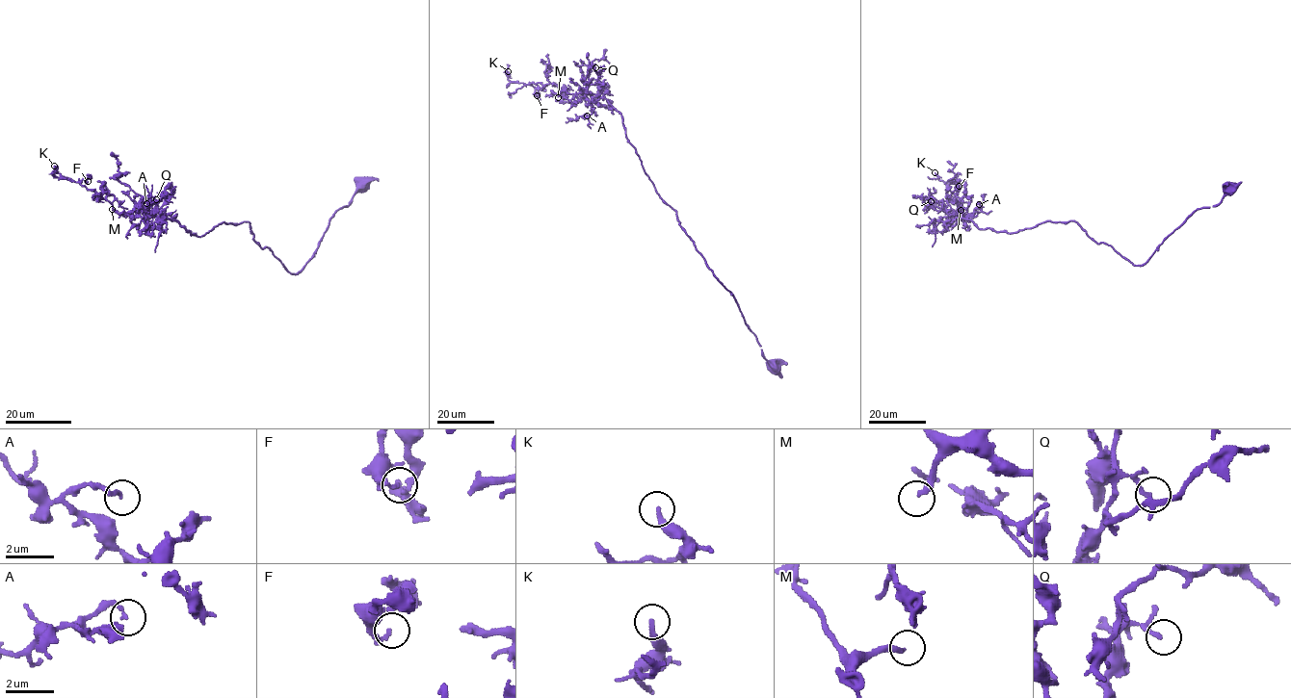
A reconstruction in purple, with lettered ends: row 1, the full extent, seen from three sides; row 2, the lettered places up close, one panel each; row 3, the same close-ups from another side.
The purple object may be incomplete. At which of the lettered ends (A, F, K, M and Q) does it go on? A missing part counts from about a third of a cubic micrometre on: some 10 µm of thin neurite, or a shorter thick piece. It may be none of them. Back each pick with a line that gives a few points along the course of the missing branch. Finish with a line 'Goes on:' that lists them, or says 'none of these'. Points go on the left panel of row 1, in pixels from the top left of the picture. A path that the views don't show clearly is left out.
Goes on: M

